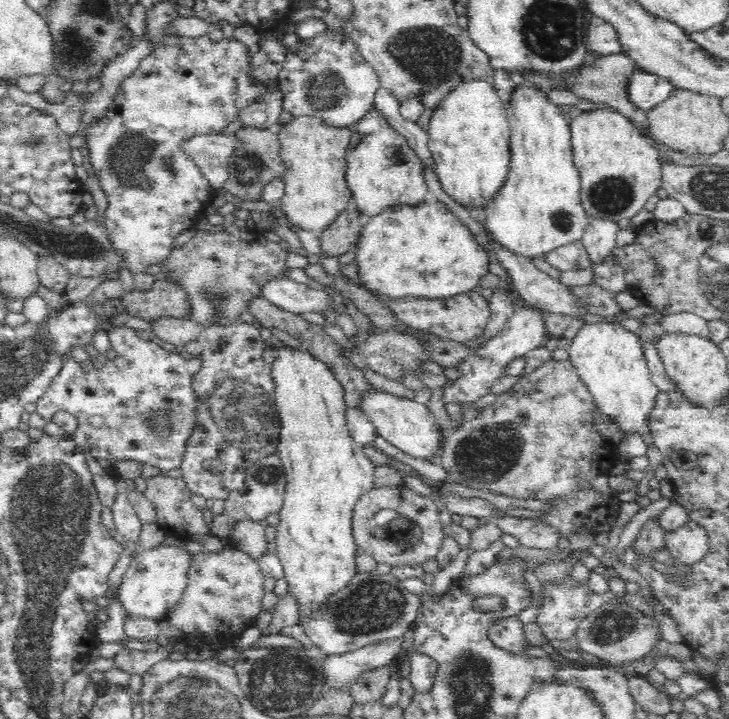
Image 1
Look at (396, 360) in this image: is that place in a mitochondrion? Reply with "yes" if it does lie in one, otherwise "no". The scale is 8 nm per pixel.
yes

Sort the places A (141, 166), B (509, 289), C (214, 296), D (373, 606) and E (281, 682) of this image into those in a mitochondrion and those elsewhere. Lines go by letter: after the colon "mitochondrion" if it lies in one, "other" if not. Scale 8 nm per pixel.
A: mitochondrion
B: other
C: mitochondrion
D: mitochondrion
E: mitochondrion

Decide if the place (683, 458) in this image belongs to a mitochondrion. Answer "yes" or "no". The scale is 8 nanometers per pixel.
no

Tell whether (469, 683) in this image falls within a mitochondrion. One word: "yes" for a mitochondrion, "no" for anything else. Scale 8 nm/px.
yes

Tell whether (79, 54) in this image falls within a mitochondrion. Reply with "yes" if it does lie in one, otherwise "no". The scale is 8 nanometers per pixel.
yes

